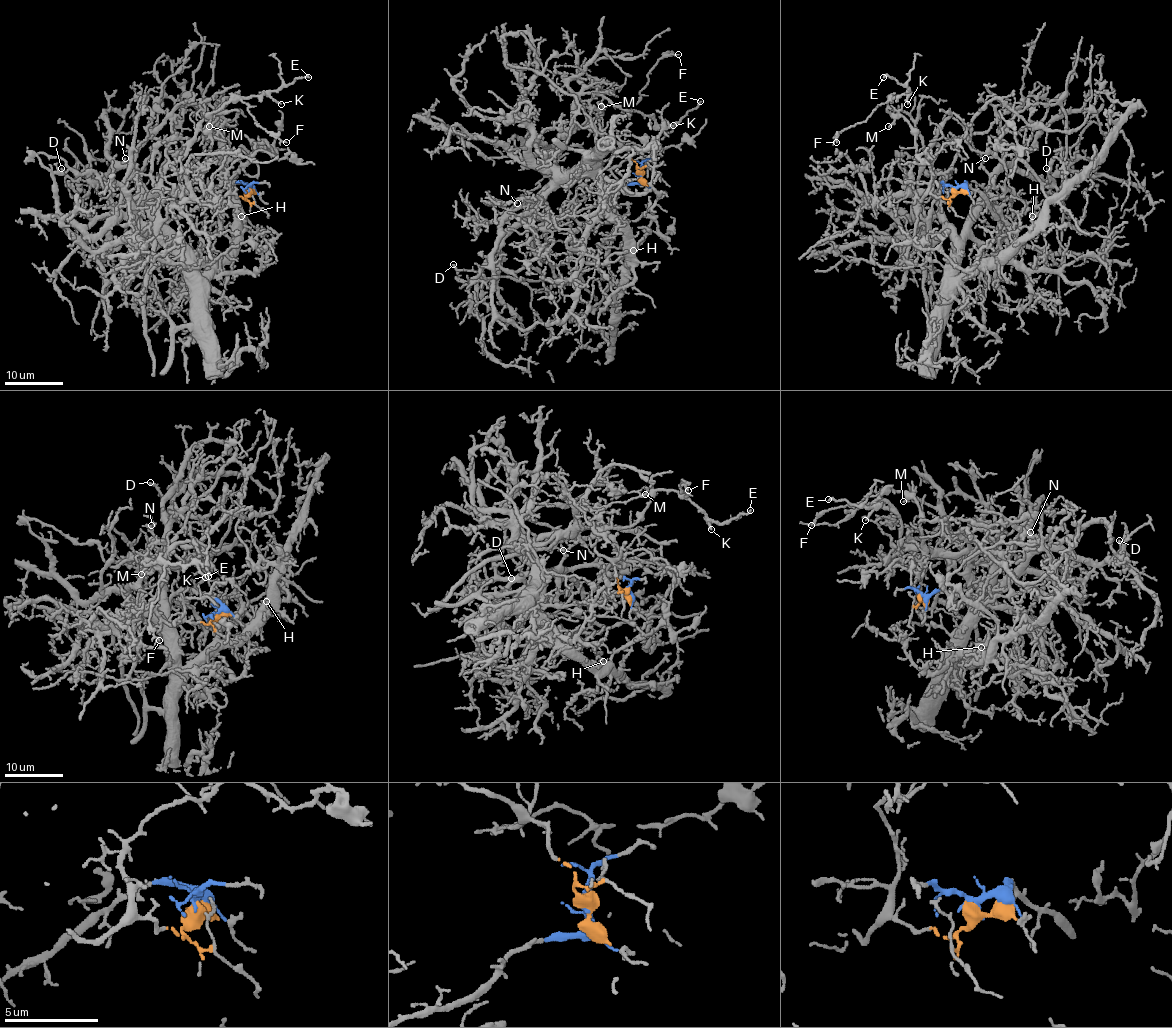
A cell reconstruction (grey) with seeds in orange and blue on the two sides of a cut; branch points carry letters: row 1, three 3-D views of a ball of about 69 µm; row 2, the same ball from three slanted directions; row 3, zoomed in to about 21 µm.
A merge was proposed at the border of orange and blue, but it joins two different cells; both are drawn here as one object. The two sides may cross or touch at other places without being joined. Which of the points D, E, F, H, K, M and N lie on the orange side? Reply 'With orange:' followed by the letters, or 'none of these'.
With orange: E, F, K, M

